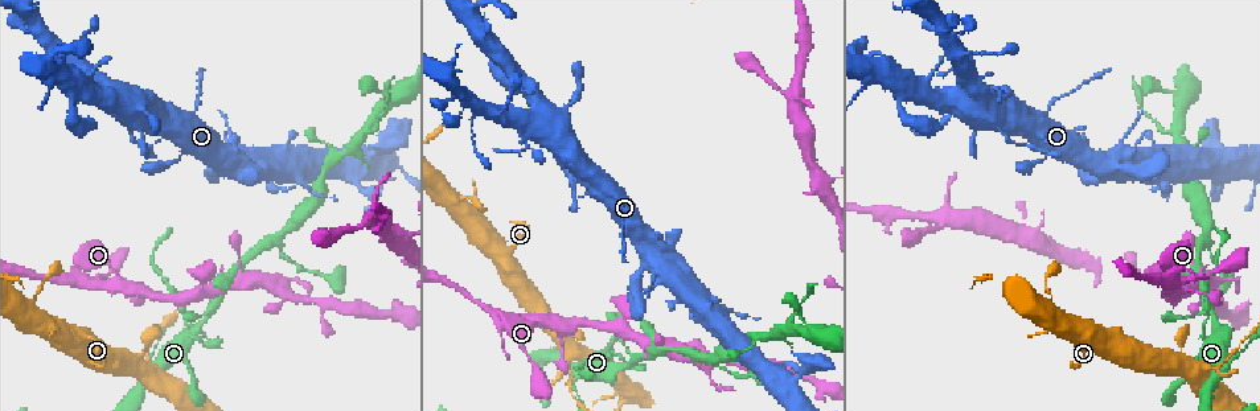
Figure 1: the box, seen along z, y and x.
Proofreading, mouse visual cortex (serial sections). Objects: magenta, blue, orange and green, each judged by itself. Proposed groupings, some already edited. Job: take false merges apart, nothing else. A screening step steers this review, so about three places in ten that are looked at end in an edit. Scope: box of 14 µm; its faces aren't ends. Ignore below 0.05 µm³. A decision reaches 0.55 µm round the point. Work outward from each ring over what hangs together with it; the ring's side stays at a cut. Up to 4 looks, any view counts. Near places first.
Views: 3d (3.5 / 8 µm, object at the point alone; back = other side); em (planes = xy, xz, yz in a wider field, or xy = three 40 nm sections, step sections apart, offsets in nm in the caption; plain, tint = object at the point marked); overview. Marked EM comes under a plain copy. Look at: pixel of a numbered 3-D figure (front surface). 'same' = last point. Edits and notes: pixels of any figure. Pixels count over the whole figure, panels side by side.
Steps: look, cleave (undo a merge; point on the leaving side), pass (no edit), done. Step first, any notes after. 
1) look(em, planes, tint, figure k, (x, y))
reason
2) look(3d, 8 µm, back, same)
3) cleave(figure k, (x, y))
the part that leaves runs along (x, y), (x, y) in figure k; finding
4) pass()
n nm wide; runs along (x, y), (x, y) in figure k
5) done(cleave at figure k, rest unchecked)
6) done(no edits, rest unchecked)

look(3d, 3.5 µm, figure 1, (119, 277))
a fork

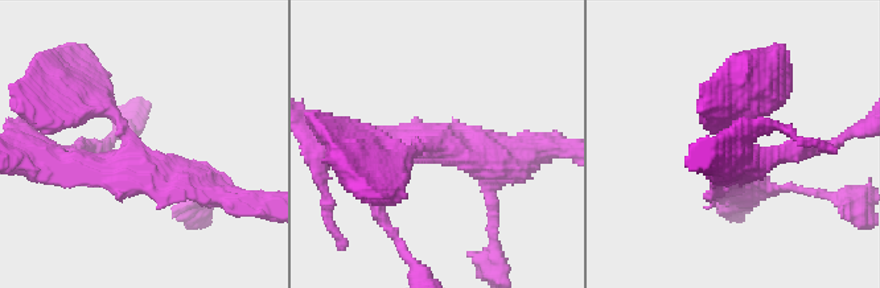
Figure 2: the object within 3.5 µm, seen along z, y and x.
look(em, xy, step 1, tint, figure 2, (428, 147))
shape alone is not enough

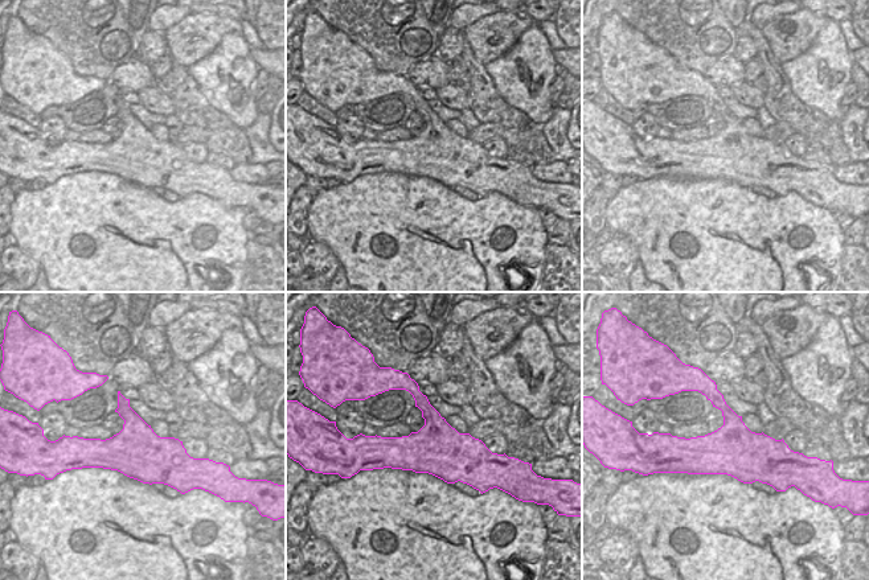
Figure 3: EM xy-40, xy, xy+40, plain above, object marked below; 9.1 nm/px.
pass()
runs along (85, 93), (153, 173), (210, 194) in figure 2; all the same cell

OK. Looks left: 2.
look(em, xy, step 3, tint, figure 1, (617, 369))
side arm on a straight run

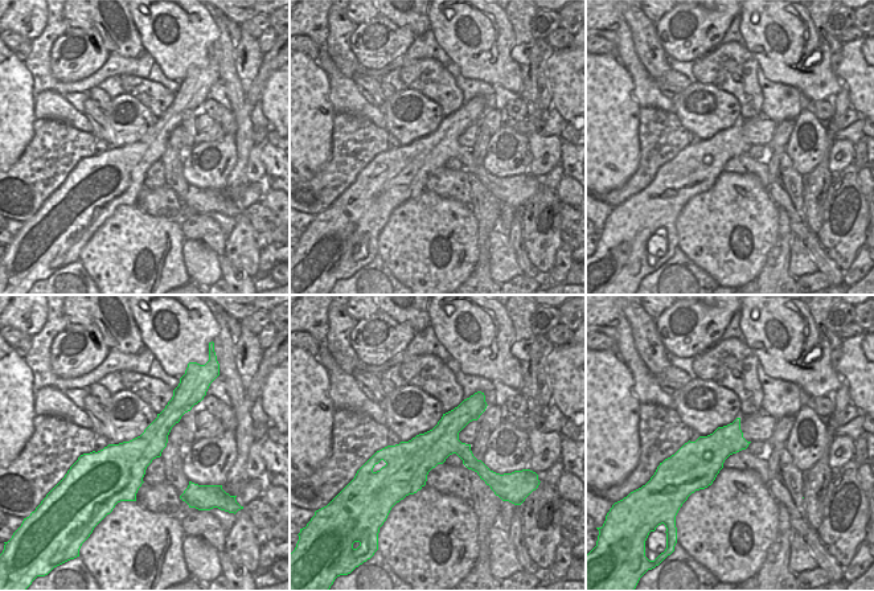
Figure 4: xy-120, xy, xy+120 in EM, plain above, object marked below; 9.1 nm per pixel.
look(3d, 3.5 µm, same)

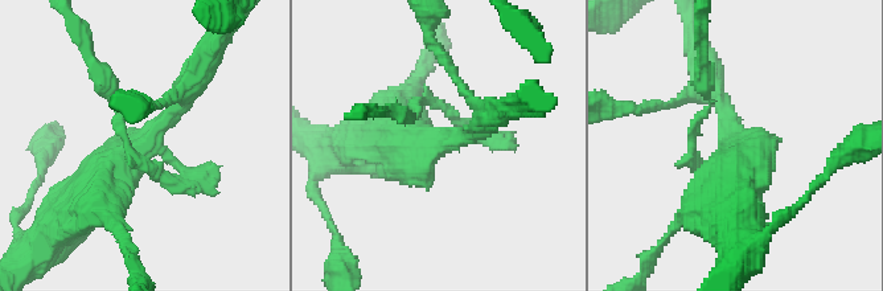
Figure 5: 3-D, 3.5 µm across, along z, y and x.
pass()
runs along (86, 204), (196, 73) in figure 5; continuous, no second cell

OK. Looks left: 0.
done(no edits, rest unchecked)

